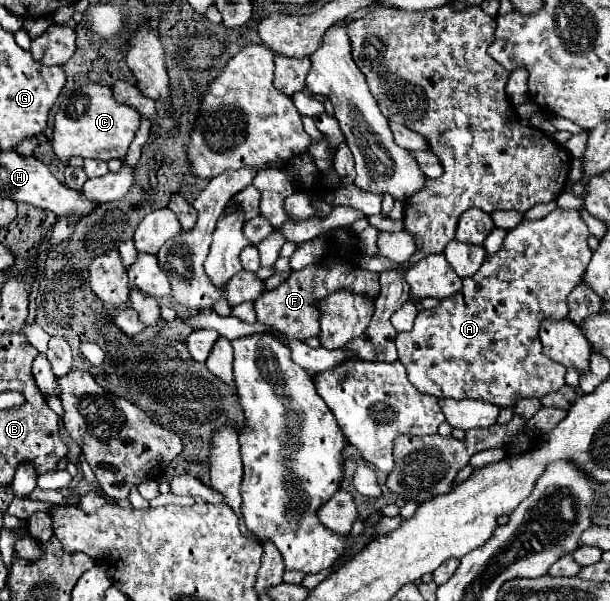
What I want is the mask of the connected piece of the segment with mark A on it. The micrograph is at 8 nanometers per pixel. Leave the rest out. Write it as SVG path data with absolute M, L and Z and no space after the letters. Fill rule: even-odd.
M555 209L539 221L521 223L507 233L499 253L487 257L475 275L463 279L459 293L451 295L451 299L443 299L435 309L419 311L413 329L409 333L397 333L395 339L399 361L405 365L407 377L415 389L437 397L480 399L499 407L513 407L519 399L543 397L561 389L567 369L543 355L537 333L545 317L563 319L567 315L567 295L575 283L583 279L591 259L587 235L587 225L581 221L577 209Z

